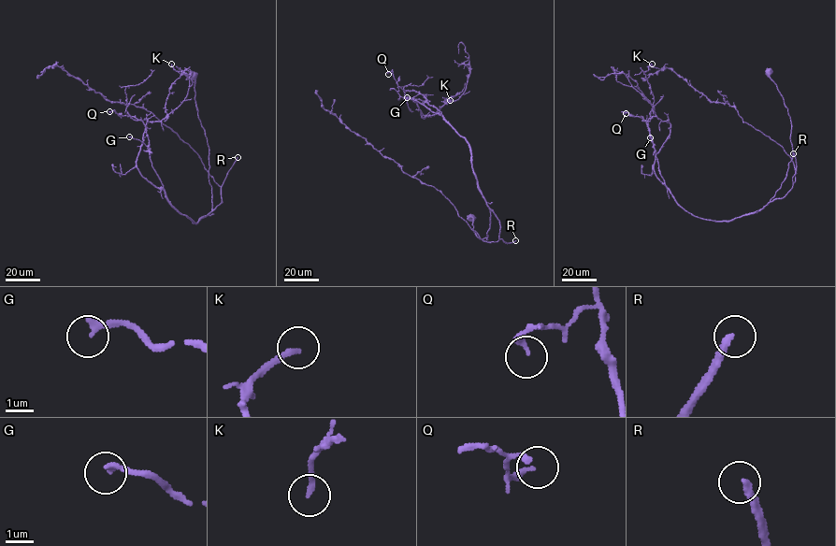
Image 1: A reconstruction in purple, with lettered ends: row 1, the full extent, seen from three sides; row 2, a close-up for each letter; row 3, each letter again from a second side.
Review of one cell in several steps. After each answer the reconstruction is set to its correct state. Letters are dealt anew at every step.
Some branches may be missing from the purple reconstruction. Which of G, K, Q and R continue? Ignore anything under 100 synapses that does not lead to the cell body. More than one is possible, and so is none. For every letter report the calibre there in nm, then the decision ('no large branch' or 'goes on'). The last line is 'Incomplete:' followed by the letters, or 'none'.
G: calibre 240 nm; no large branch
K: calibre 200 nm; no large branch
Q: calibre 220 nm; no large branch
R: calibre 240 nm; goes on
Incomplete: R

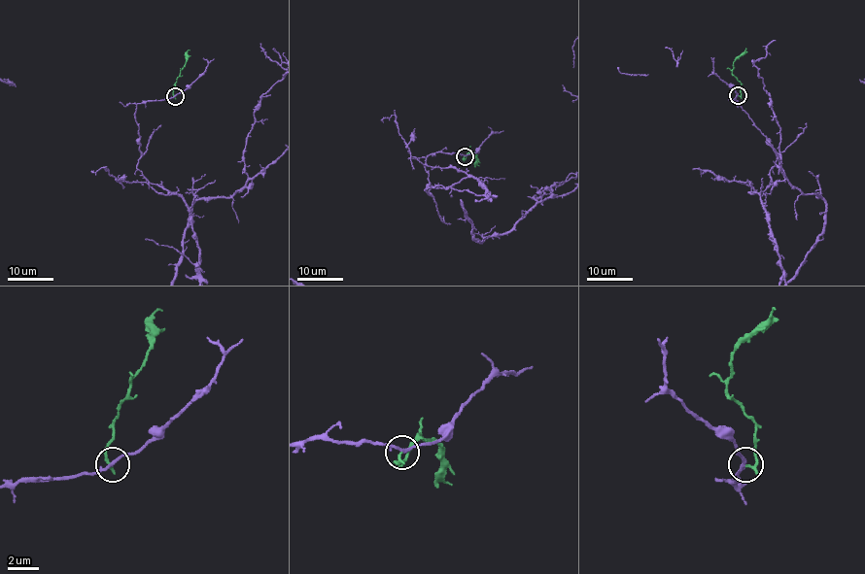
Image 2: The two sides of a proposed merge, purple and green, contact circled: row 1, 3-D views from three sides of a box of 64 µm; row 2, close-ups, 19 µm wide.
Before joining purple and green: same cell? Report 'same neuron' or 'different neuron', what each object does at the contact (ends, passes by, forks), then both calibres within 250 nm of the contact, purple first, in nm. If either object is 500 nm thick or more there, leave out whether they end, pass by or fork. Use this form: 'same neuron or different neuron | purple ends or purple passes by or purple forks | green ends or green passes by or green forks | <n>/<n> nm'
different neuron | purple passes by | green ends | 190/190 nm

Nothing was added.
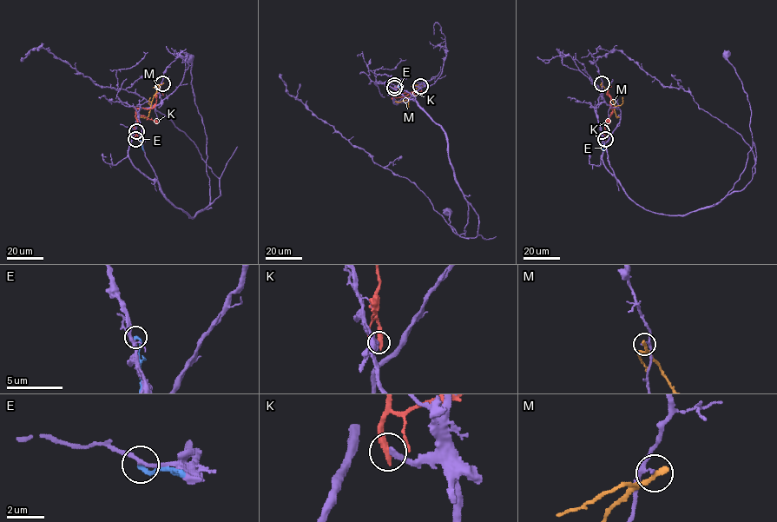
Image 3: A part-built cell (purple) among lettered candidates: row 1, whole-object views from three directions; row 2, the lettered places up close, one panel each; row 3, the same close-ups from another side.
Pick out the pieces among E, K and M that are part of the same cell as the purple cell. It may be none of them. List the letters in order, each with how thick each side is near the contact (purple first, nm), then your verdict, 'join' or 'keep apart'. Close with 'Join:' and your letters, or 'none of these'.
E: 190/240 nm | keep apart
K: 340/460 nm | keep apart
M: 160/280 nm | keep apart
Join: none of these

